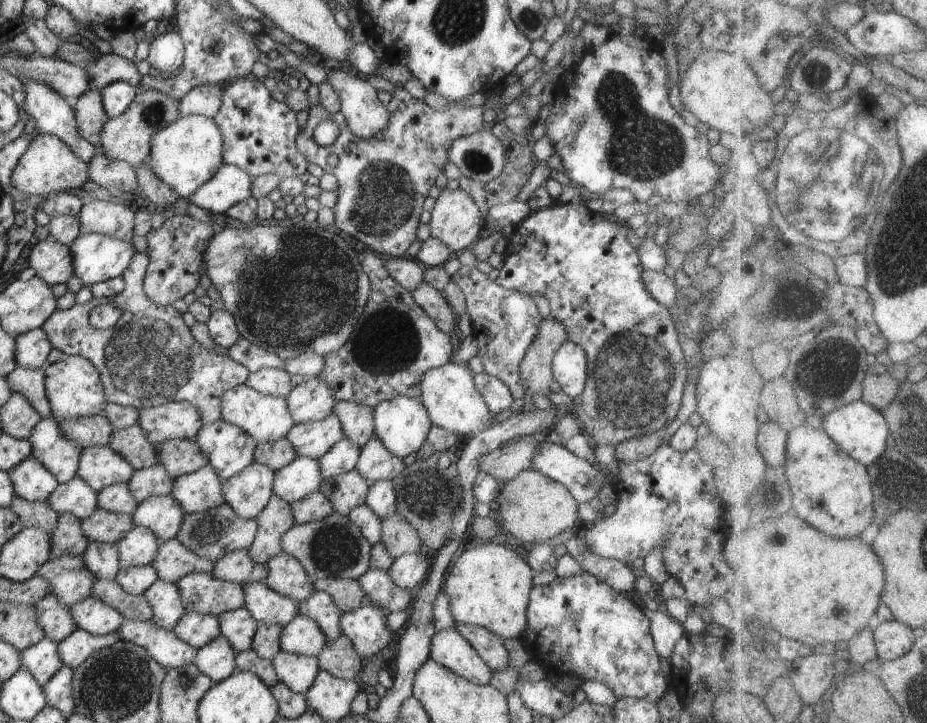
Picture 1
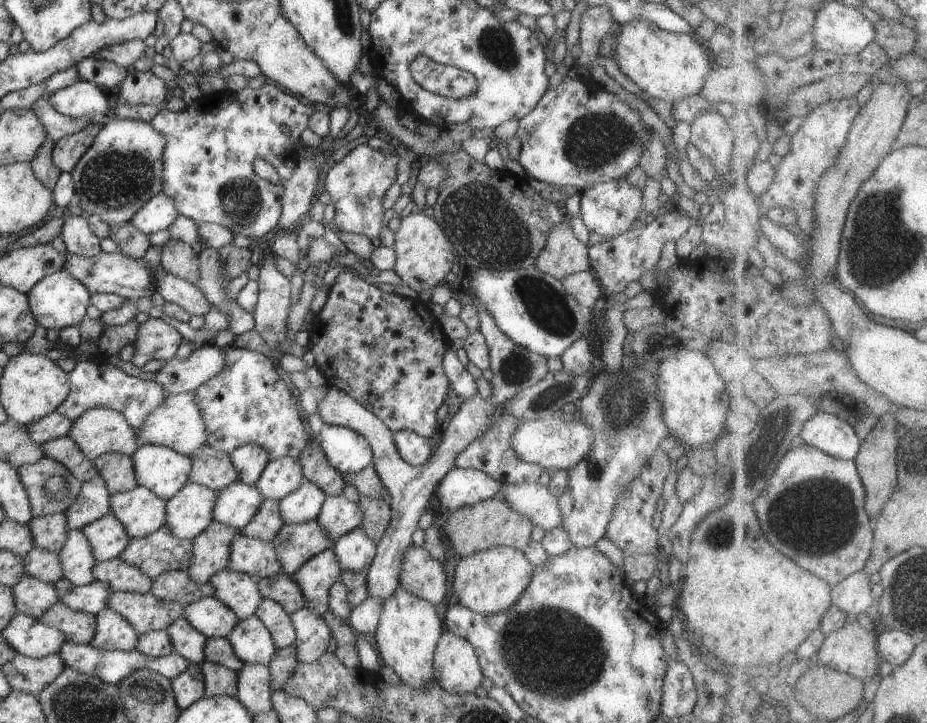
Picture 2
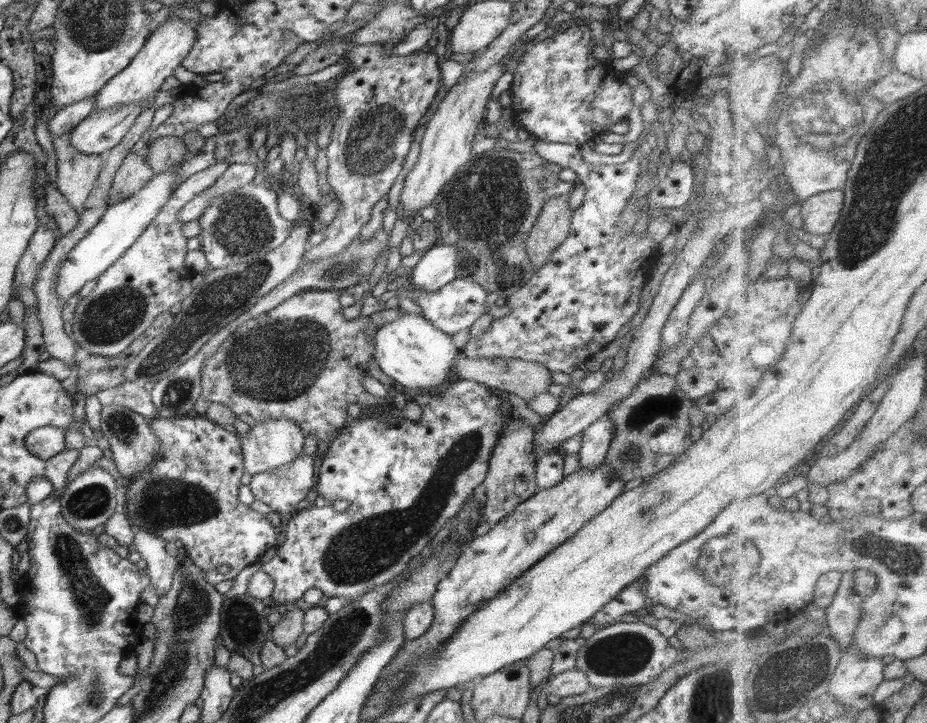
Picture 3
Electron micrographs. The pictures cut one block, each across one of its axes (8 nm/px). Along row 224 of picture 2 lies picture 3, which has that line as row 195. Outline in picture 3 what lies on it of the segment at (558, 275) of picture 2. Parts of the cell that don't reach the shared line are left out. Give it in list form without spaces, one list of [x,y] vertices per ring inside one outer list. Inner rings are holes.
[[[566,193],[550,198],[529,232],[527,253],[536,268],[542,268],[570,232],[573,211],[570,209],[569,196]]]

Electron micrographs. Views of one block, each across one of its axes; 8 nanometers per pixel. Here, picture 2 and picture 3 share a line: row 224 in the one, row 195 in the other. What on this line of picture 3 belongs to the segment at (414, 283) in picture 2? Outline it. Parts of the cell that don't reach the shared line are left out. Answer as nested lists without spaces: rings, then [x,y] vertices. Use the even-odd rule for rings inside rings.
[[[505,62],[489,66],[484,72],[475,72],[465,80],[449,87],[444,99],[438,104],[432,119],[427,124],[427,132],[420,142],[420,156],[412,171],[406,177],[400,204],[402,213],[415,222],[419,221],[421,210],[434,205],[448,181],[458,173],[464,164],[474,158],[472,141],[485,123],[486,104],[490,102],[492,89],[498,78],[506,72]]]

